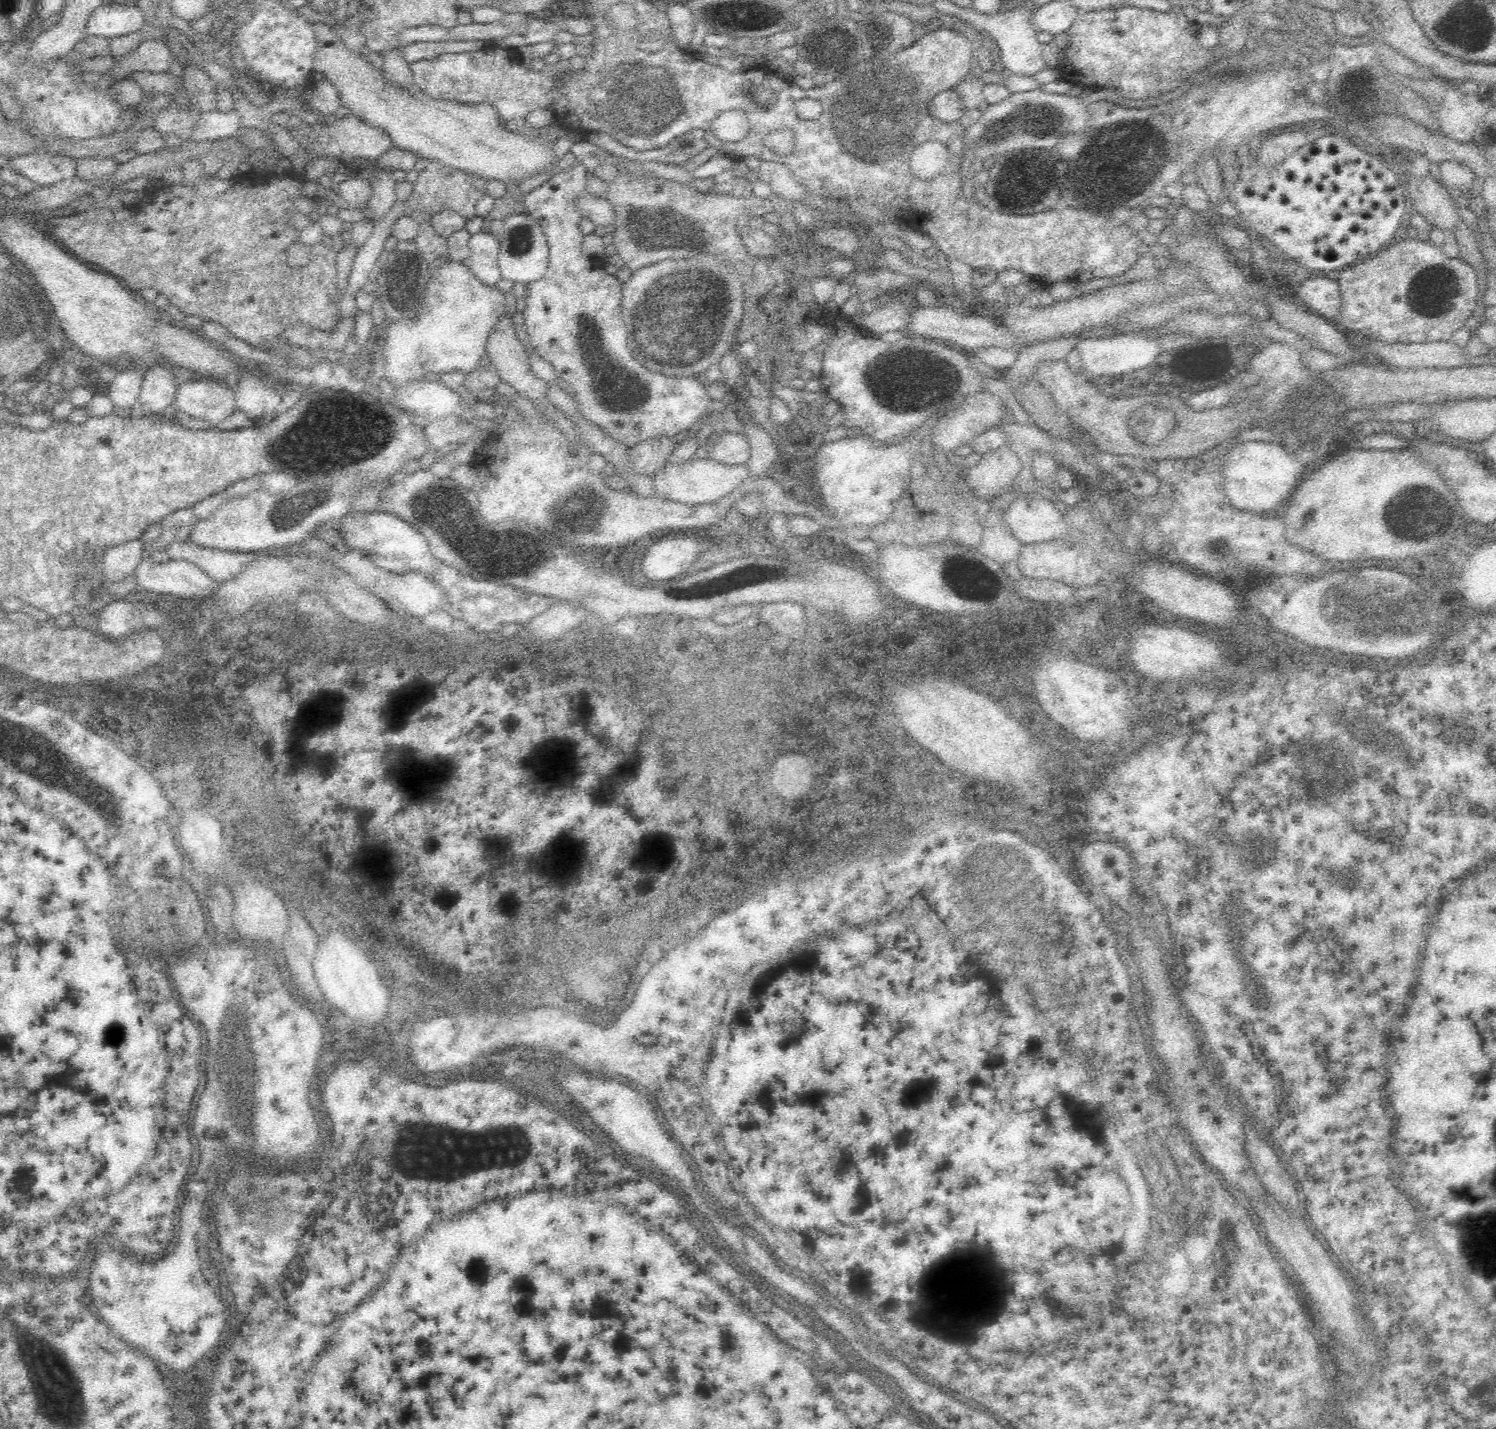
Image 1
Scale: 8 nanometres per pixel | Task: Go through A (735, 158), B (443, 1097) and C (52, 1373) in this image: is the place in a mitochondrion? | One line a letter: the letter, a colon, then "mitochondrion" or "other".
A: other
B: other
C: mitochondrion

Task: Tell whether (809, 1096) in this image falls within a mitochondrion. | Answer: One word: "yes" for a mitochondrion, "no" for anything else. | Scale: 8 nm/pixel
yes

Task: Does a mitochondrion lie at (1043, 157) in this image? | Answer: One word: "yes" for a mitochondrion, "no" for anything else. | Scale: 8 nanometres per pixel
yes

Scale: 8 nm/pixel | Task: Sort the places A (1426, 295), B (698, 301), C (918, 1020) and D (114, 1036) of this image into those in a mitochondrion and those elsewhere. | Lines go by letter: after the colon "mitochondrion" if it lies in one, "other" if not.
A: mitochondrion
B: mitochondrion
C: other
D: other

